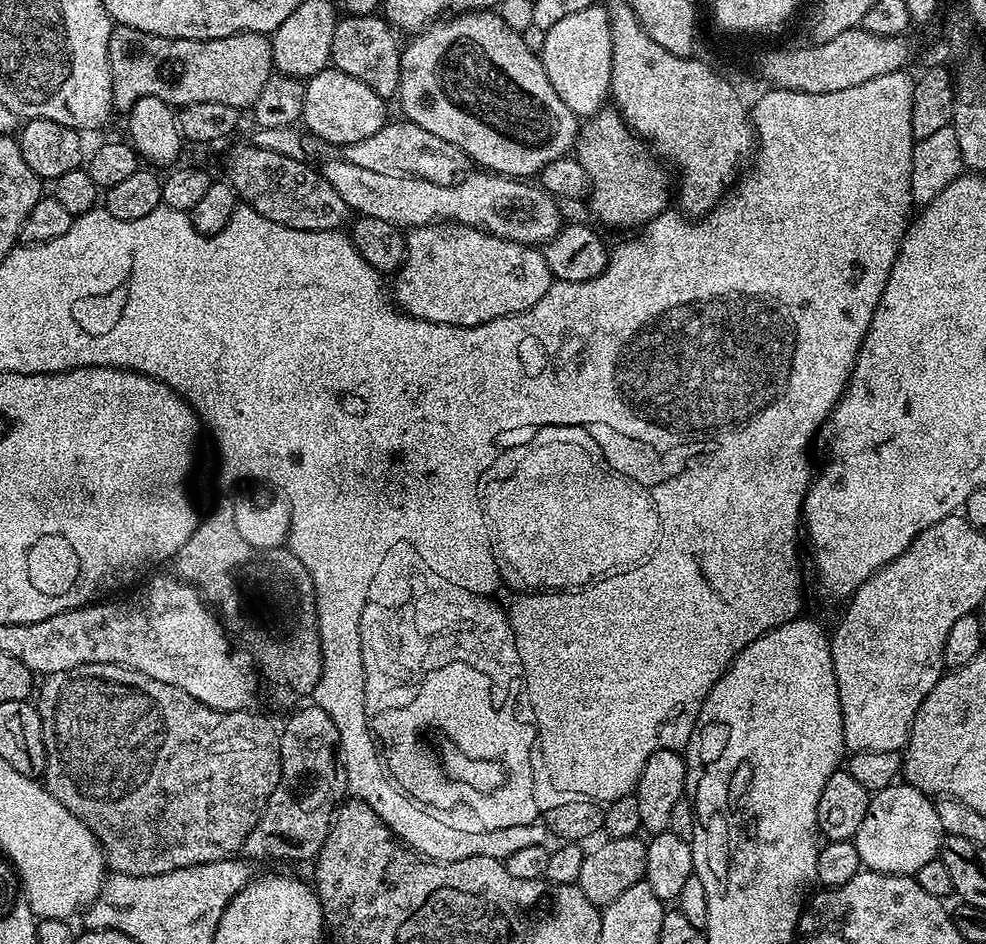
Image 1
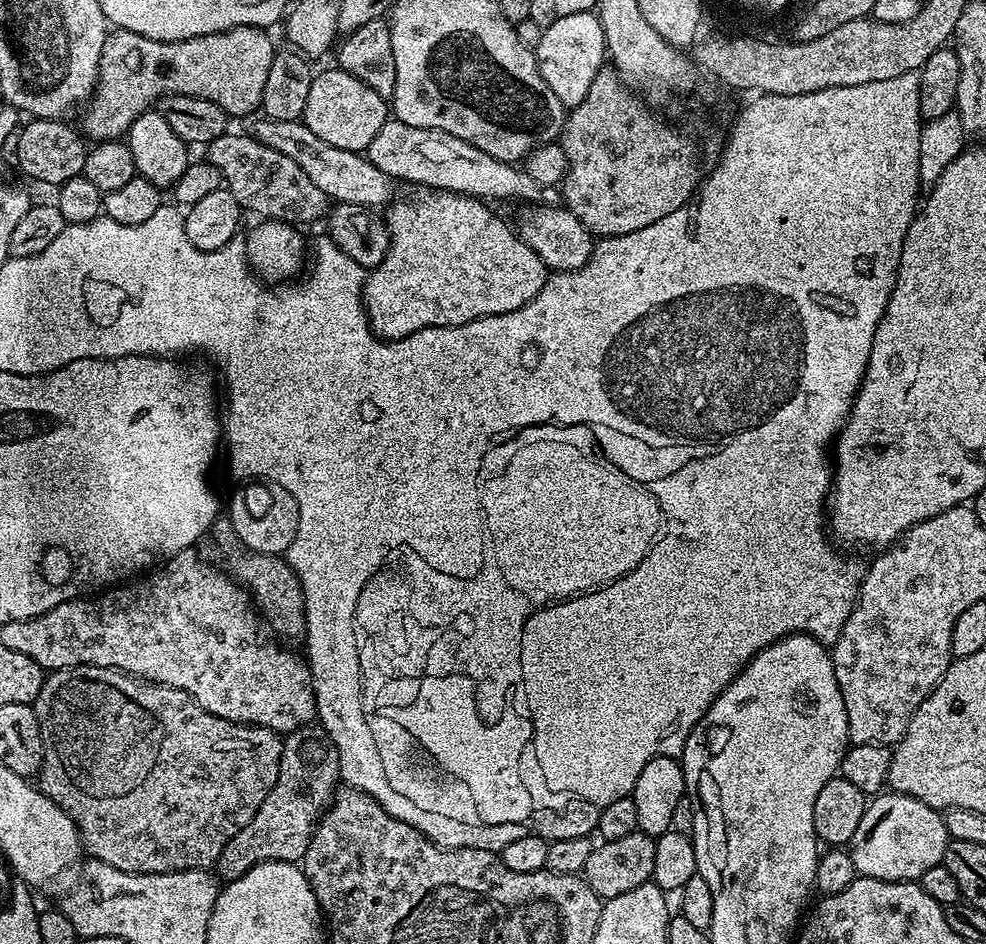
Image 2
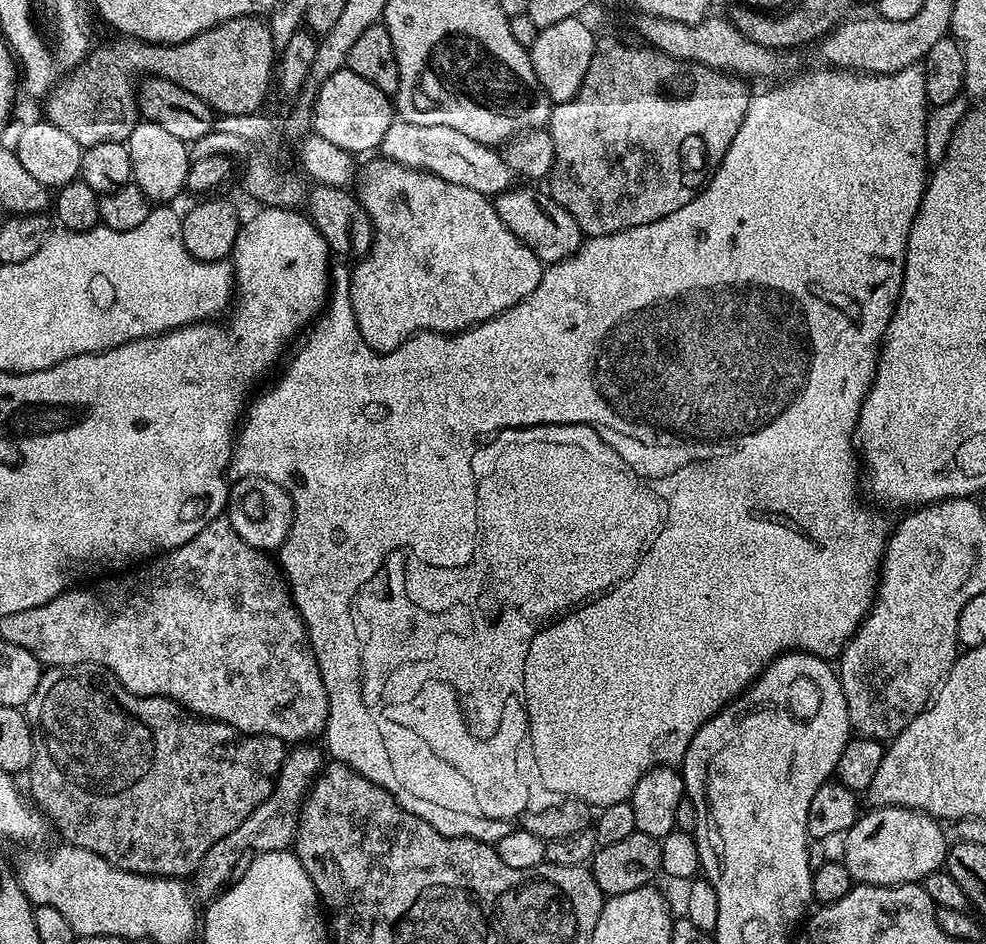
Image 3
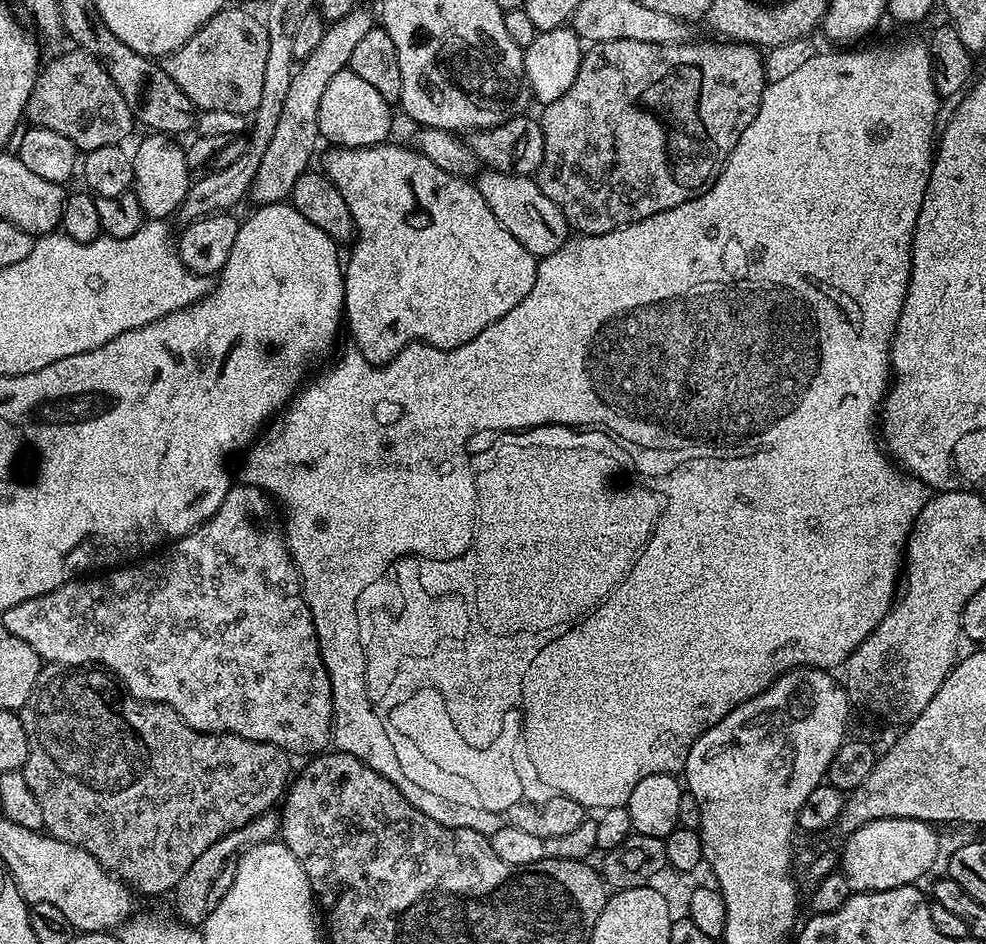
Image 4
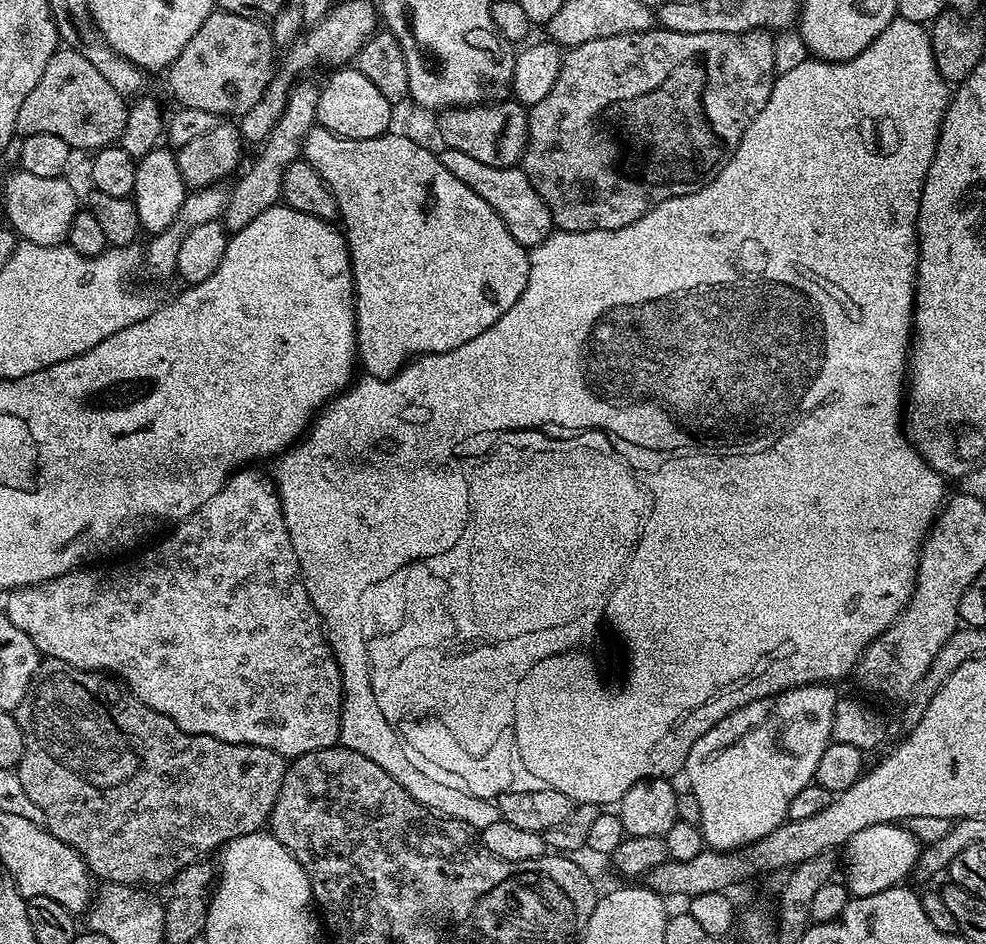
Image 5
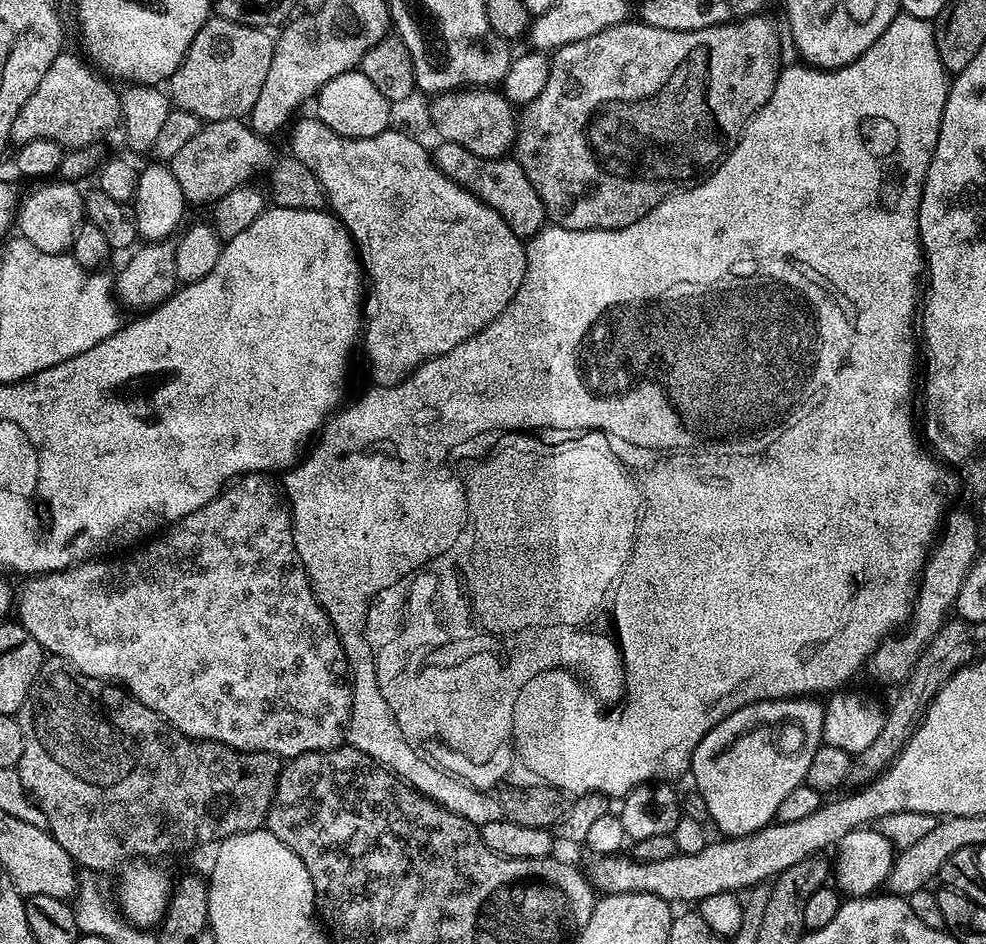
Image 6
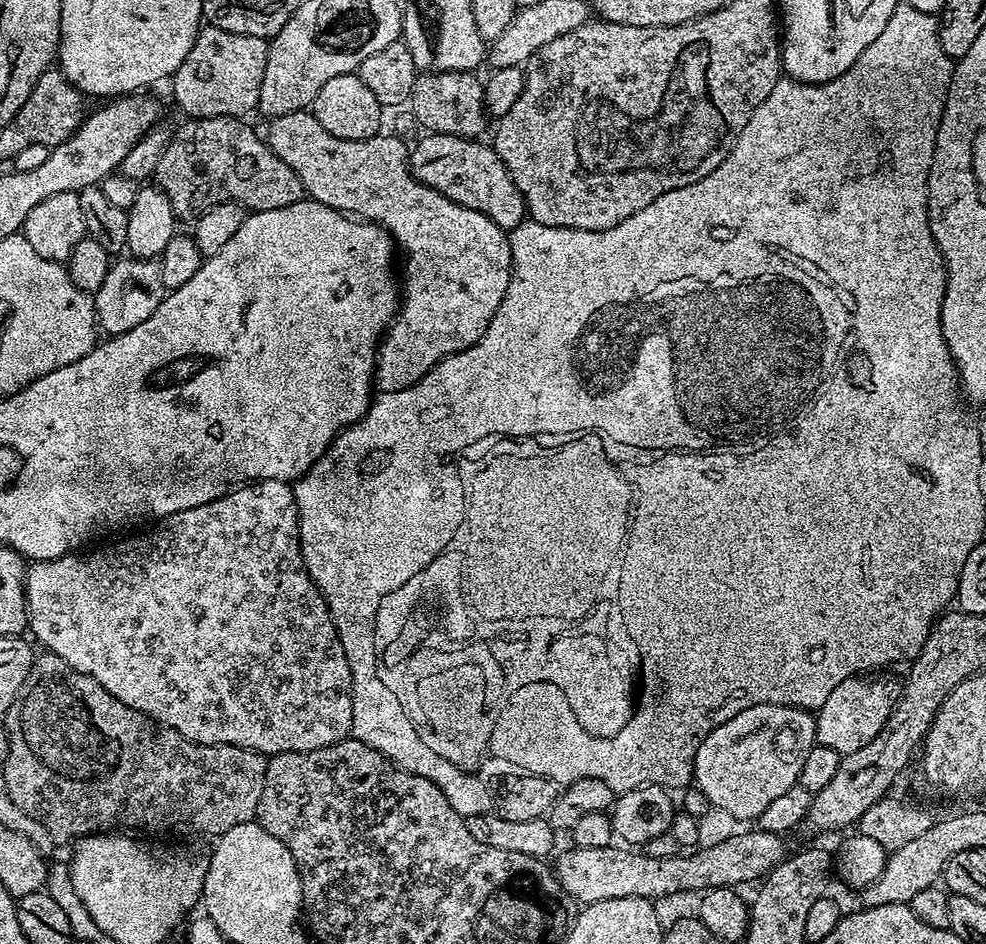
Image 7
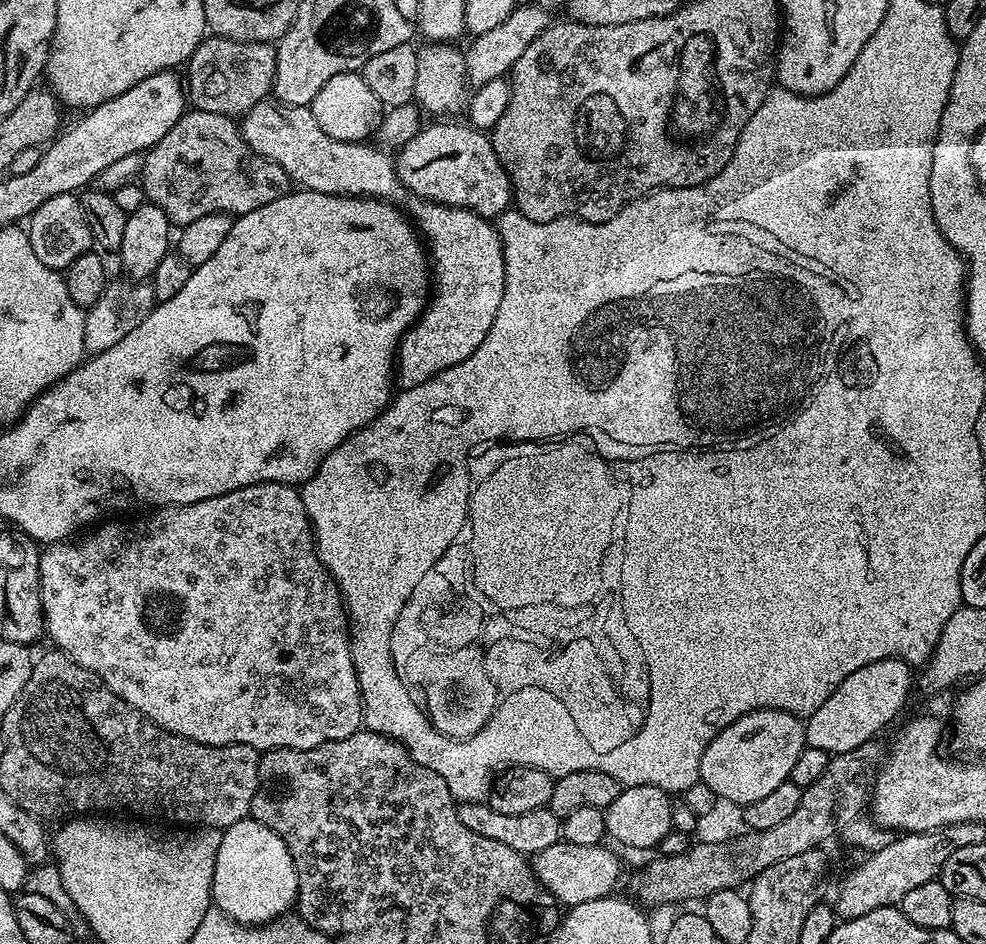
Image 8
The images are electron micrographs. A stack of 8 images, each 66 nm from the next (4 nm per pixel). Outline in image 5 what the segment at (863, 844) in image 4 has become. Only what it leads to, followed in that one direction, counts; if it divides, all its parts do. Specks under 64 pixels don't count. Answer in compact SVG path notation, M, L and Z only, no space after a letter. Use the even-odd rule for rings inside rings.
M899 823L866 826L866 830L858 830L858 834L854 834L854 838L848 840L848 853L844 856L844 862L842 858L842 880L853 897L869 896L887 888L895 888L912 867L917 867L922 855L922 844L904 828L907 827Z

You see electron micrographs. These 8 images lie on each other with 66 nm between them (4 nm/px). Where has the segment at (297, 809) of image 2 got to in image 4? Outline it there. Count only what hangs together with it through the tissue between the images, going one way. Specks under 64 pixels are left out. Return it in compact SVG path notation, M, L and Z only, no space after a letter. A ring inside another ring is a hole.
M269 810L263 812L258 818L254 818L246 826L226 834L226 838L218 838L218 842L214 842L214 846L210 846L210 850L202 850L202 854L198 854L194 866L190 866L190 870L186 870L186 874L182 874L182 878L176 883L174 897L176 896L176 912L181 916L179 919L188 926L203 925L205 918L211 914L214 906L218 906L218 902L226 894L226 890L230 890L230 886L234 882L236 864L240 860L240 853L248 851L255 844L275 841L279 831L279 815L275 811Z

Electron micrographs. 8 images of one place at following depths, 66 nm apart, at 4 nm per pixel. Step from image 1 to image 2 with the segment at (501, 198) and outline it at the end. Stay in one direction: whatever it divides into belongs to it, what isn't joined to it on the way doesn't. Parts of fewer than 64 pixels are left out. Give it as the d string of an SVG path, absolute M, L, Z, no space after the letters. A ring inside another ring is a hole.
M260 118L260 121L250 128L250 132L258 142L292 158L314 185L328 196L329 201L380 210L393 199L394 180L374 166L367 155L350 150L338 150L338 146L330 146L330 142L322 142L322 138L314 134L314 130L304 125L303 119L278 122Z

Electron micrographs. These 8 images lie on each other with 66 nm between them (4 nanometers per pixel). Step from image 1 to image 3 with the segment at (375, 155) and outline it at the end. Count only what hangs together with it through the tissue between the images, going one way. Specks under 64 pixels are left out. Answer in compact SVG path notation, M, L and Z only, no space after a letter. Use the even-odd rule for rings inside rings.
M402 119L394 120L379 151L387 160L433 173L436 177L445 178L458 186L467 186L489 198L508 191L514 182L512 171L497 149L478 143L450 126L418 126Z

